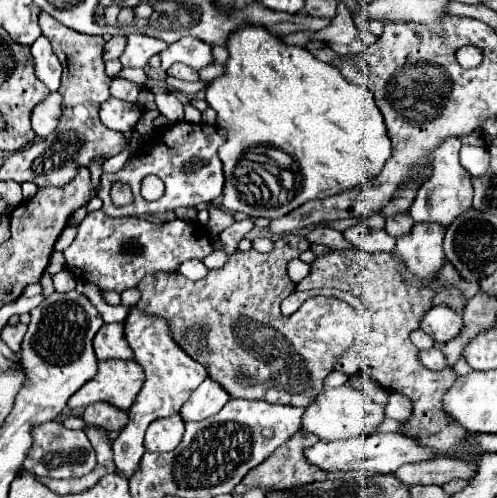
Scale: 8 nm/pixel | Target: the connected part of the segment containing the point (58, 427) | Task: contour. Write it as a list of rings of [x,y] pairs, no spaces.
[[[46,422],[38,426],[32,432],[32,436],[34,436],[34,446],[28,452],[24,470],[48,478],[80,478],[94,470],[96,452],[82,430],[68,430],[62,426],[62,422]]]

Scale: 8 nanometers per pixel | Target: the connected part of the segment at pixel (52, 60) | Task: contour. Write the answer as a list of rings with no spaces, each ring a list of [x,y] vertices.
[[[40,36],[32,44],[32,56],[34,56],[34,68],[38,78],[54,92],[60,88],[60,76],[62,76],[62,64],[58,62],[58,56],[52,52],[52,44],[46,36]]]

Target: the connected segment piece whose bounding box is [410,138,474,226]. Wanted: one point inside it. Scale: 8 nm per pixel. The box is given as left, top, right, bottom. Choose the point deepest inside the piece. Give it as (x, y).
(448, 191)

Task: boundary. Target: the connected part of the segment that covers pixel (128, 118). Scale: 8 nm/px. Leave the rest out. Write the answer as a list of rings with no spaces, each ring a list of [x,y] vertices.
[[[108,98],[100,108],[100,120],[118,132],[130,132],[142,116],[142,110],[136,104],[116,98]]]

